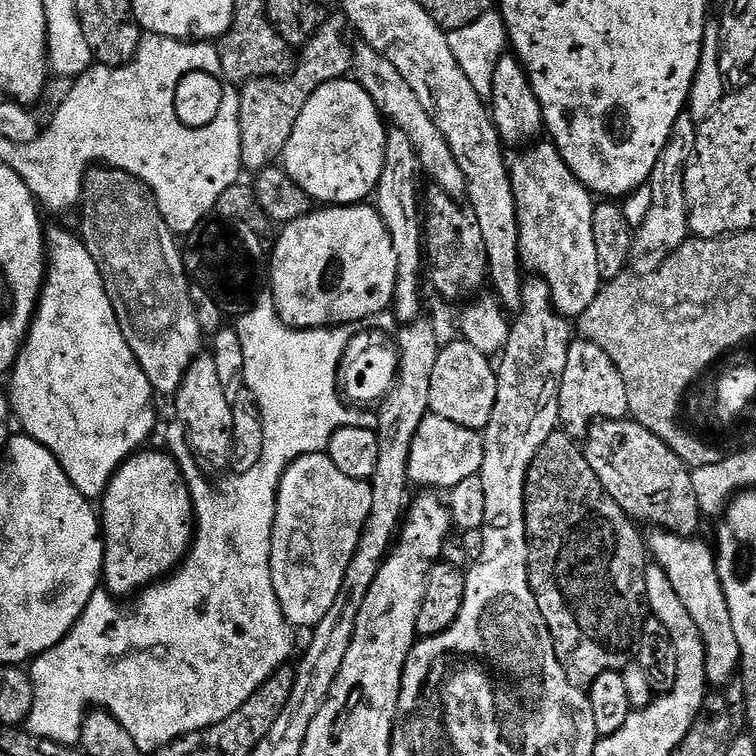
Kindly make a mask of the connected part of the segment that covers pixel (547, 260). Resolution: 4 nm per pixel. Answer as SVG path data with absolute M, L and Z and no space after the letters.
M537 142L521 151L520 156L510 164L510 175L512 177L512 189L514 190L514 198L516 199L516 209L518 210L518 226L520 227L520 258L521 261L529 269L533 268L535 275L539 279L545 280L552 291L552 305L556 311L565 318L578 318L586 310L586 306L590 306L590 302L594 302L594 298L600 293L602 281L598 274L598 253L594 246L594 218L592 217L592 209L594 207L593 193L584 187L584 183L578 179L570 170L570 166L566 166L566 162L562 158L562 154L557 150L555 144L551 142Z

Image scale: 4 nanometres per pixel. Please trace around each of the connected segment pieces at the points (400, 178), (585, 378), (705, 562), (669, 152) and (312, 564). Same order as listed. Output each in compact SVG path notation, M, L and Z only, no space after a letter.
M391 127L388 131L388 136L387 136L385 165L383 166L382 178L379 180L379 186L374 193L374 202L376 205L377 212L384 219L384 225L387 227L387 232L391 236L391 242L393 242L394 244L394 252L396 253L397 259L398 259L398 274L396 275L397 280L395 284L395 294L393 296L392 314L395 314L397 320L399 321L398 324L402 326L405 324L412 324L413 321L419 319L421 317L421 314L423 313L421 312L422 310L422 282L420 280L420 276L423 277L424 269L426 266L426 256L424 253L425 248L426 248L426 244L425 244L426 234L424 231L424 218L422 215L422 204L421 204L421 201L420 201L420 204L418 202L418 186L416 184L416 172L418 176L419 170L420 170L420 167L417 162L416 152L413 150L413 146L410 143L410 138L406 137L406 134L403 133L402 130L398 130L397 128Z
M573 339L566 358L566 370L560 379L559 427L580 442L587 437L589 428L597 420L622 420L627 416L626 382L622 382L618 366L610 362L610 354L606 354L602 346L594 346L594 342Z
M652 530L647 533L646 543L651 559L666 570L670 586L678 593L678 598L686 605L698 634L706 646L706 678L709 685L727 686L737 679L740 667L740 647L738 634L734 634L734 622L730 618L730 606L722 590L722 582L716 565L716 553L700 541L700 538L679 536L673 532Z
M685 114L674 122L674 130L670 130L670 138L658 158L658 166L654 166L650 185L653 190L653 201L646 220L637 227L632 241L632 251L639 256L656 256L673 252L681 248L690 238L688 226L688 203L684 189L684 171L694 154L696 145L697 121Z
M324 452L298 458L284 471L276 495L270 546L270 578L274 578L274 594L278 594L278 606L282 606L282 614L293 629L315 628L318 622L322 622L322 618L326 618L326 610L334 606L334 598L338 598L338 590L342 590L342 582L346 578L346 566L350 566L350 558L354 558L358 550L366 518L370 518L371 505L371 483L342 474L342 470L338 470L338 466L334 466L334 462Z

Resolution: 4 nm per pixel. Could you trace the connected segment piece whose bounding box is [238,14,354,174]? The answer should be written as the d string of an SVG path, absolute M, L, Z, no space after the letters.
M337 14L321 23L320 29L312 35L308 43L299 49L295 68L287 76L263 76L257 80L247 80L239 89L240 113L240 141L242 142L242 165L249 173L261 172L264 168L273 167L283 157L286 142L290 142L290 134L294 130L294 122L298 122L298 114L302 114L302 106L310 102L310 94L318 90L318 86L326 86L326 82L345 79L352 72L353 45L348 45L350 25L343 15Z

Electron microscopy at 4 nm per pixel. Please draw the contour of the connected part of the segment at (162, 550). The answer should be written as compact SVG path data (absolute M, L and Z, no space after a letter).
M148 451L129 456L102 497L102 580L117 598L131 597L179 568L194 539L192 495L178 462L167 451Z

